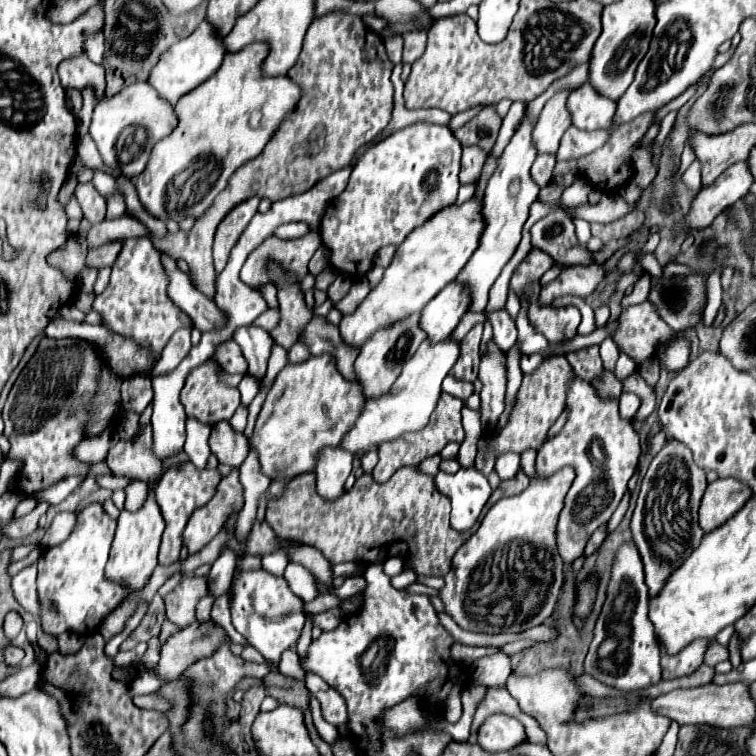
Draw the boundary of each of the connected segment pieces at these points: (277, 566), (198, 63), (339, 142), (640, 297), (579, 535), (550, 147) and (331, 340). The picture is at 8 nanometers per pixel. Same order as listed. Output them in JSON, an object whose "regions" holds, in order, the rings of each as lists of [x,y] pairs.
{"regions":[[[[276,551],[272,555],[266,555],[262,559],[262,567],[272,575],[284,575],[284,569],[288,565],[288,557],[282,555],[282,551]]],[[[202,21],[190,37],[174,43],[174,47],[170,47],[170,51],[166,51],[166,55],[160,55],[158,63],[154,65],[154,71],[150,73],[148,83],[162,95],[162,99],[166,99],[168,103],[174,105],[182,95],[186,95],[188,91],[192,91],[194,87],[204,83],[210,75],[216,73],[216,69],[222,63],[224,53],[226,53],[226,49],[224,49],[222,41],[216,39],[210,23]]],[[[330,13],[314,19],[304,37],[304,49],[296,65],[288,71],[288,77],[302,91],[294,111],[282,119],[262,155],[236,171],[230,179],[230,187],[218,195],[202,219],[196,219],[196,225],[188,235],[178,231],[168,233],[166,239],[154,237],[154,247],[170,257],[182,257],[190,267],[194,287],[214,299],[216,271],[212,261],[212,241],[224,215],[252,195],[280,201],[304,193],[326,175],[348,167],[356,149],[370,143],[392,119],[392,67],[382,37],[368,31],[358,15]]],[[[645,271],[645,275],[634,285],[633,292],[625,295],[621,301],[622,310],[636,304],[640,304],[647,300],[650,290],[650,274]]],[[[572,375],[566,391],[568,419],[560,433],[544,441],[544,445],[538,449],[536,475],[548,477],[566,465],[574,467],[576,471],[574,485],[564,499],[556,527],[558,553],[562,555],[564,563],[572,563],[582,555],[592,531],[606,523],[618,507],[638,465],[640,439],[632,427],[632,421],[620,415],[616,397],[600,397],[592,383],[580,379],[578,375]]],[[[562,91],[558,95],[554,95],[540,113],[540,119],[532,133],[532,143],[540,155],[542,153],[556,155],[558,143],[560,143],[562,135],[566,133],[566,129],[570,127],[570,115],[566,111],[568,93],[570,91]]],[[[312,315],[310,323],[306,323],[306,331],[302,331],[302,335],[298,339],[302,339],[302,343],[306,343],[306,347],[310,349],[310,355],[322,355],[322,353],[332,355],[336,359],[338,371],[348,381],[354,381],[352,365],[358,357],[358,349],[348,347],[340,337],[338,327],[332,323],[326,323],[326,317]]]]}

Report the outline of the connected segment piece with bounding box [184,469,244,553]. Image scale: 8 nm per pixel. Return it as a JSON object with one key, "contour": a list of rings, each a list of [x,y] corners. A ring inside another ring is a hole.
{"contour":[[[238,469],[222,477],[216,495],[200,509],[196,509],[184,529],[184,545],[190,553],[200,551],[214,535],[218,535],[232,515],[230,511],[242,509],[242,485],[238,483]]]}

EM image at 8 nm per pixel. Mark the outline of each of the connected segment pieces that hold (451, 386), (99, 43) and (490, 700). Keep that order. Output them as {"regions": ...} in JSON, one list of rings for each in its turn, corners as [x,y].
{"regions":[[[[446,377],[444,379],[444,391],[446,393],[450,393],[450,395],[456,395],[456,397],[460,397],[460,399],[468,399],[470,395],[472,395],[472,391],[474,391],[474,387],[472,387],[472,383],[466,383],[466,381],[458,381],[458,379],[454,379],[454,377]]],[[[90,31],[90,35],[86,35],[86,53],[94,63],[102,63],[102,55],[104,55],[102,31]]],[[[500,685],[500,687],[488,687],[486,689],[486,697],[480,701],[480,705],[476,709],[476,715],[474,715],[474,721],[472,721],[471,725],[471,734],[477,732],[478,727],[482,725],[482,721],[486,717],[490,717],[494,713],[506,713],[506,715],[510,715],[514,709],[518,713],[524,713],[524,711],[520,711],[516,699],[508,695],[508,691],[506,691],[504,685]]]]}

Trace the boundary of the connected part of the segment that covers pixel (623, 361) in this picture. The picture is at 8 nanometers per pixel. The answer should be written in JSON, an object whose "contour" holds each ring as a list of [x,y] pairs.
{"contour":[[[620,349],[620,359],[618,359],[618,365],[616,365],[616,369],[614,369],[614,375],[618,377],[618,379],[624,379],[624,377],[628,377],[630,373],[634,373],[638,369],[638,365],[634,363],[634,359],[626,359],[626,353]]]}

